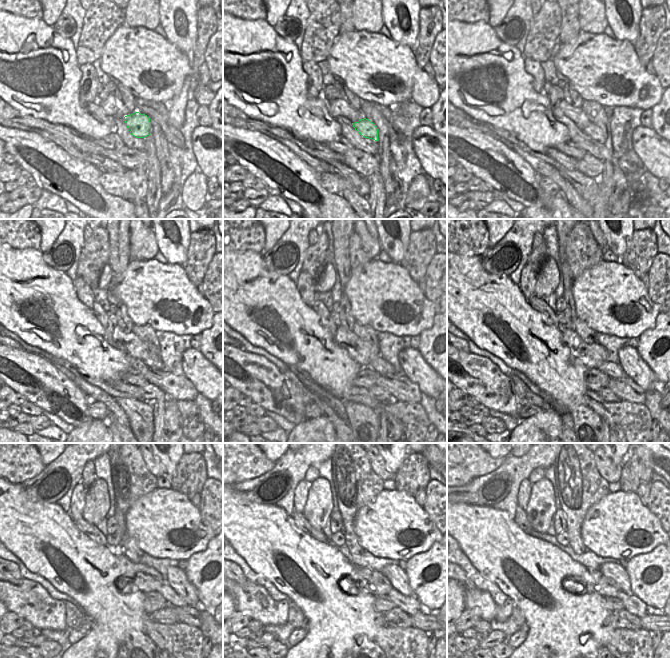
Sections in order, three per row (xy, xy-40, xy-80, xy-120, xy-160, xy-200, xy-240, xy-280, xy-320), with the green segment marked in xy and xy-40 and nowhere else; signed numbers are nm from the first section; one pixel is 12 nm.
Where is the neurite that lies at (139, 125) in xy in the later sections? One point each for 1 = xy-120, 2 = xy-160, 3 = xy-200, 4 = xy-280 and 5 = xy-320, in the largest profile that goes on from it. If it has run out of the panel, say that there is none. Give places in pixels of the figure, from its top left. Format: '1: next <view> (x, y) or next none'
1: next xy-120 (154, 362)
2: next xy-160 (380, 365)
3: next xy-200 (613, 370)
4: next xy-280 (409, 604)
5: next xy-320 (635, 606)

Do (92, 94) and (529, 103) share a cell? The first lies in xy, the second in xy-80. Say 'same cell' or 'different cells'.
different cells

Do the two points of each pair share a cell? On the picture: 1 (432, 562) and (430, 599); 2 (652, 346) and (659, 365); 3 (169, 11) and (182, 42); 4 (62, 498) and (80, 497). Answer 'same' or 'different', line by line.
1: same
2: same
3: same
4: different

